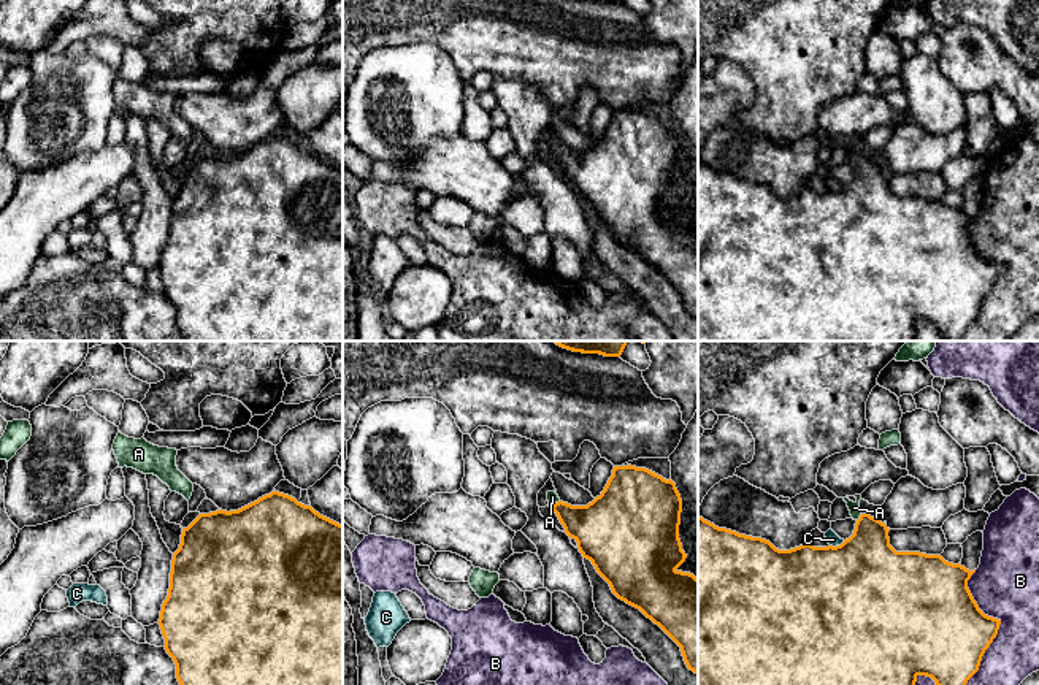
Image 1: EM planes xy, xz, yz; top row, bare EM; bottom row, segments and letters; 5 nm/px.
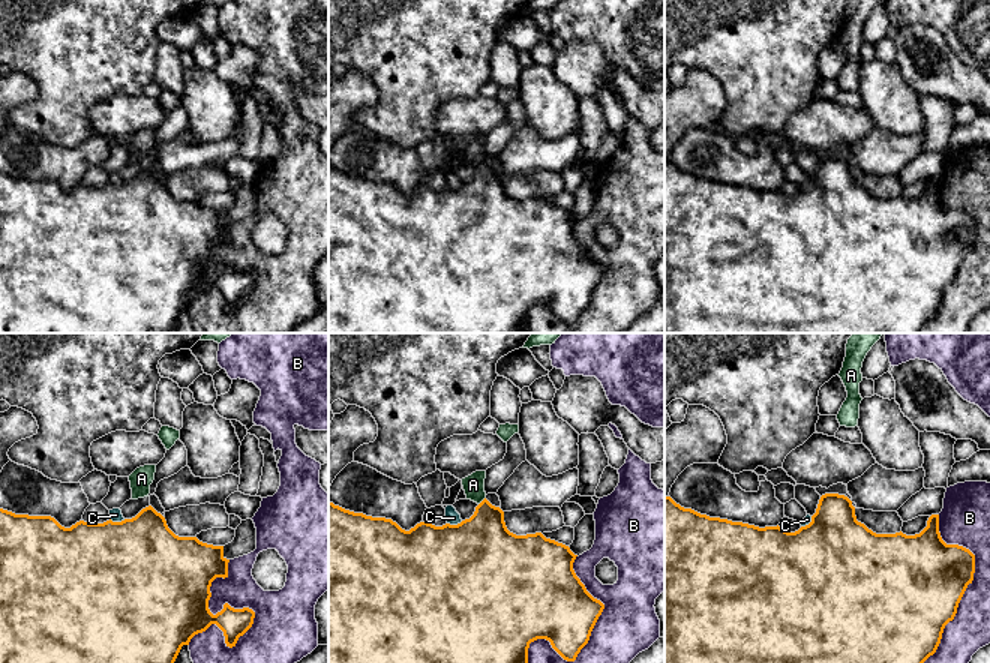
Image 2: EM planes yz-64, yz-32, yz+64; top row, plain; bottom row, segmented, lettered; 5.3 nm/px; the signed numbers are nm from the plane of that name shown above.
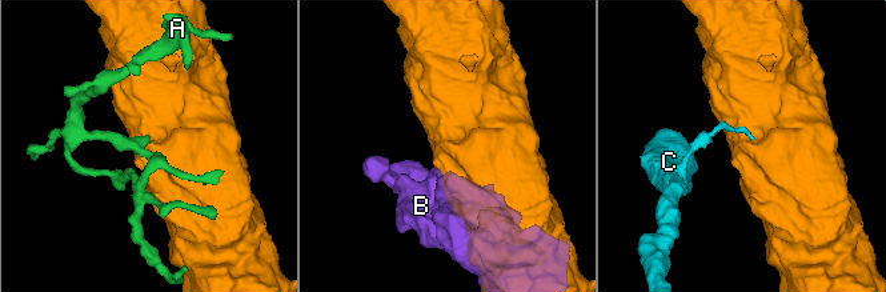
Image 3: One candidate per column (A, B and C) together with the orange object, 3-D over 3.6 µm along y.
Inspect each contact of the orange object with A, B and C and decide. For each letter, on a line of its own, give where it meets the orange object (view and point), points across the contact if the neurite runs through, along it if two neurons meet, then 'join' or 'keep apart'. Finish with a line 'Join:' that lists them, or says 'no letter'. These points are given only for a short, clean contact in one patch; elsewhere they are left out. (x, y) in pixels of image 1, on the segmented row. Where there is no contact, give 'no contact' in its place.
A: contact yz (860, 517); way yz (865, 566), (860, 517), (854, 508); join
B: contact yz (1000, 623); keep apart
C: contact yz (836, 546); border yz (844, 541), (830, 546); keep apart
Join: A

